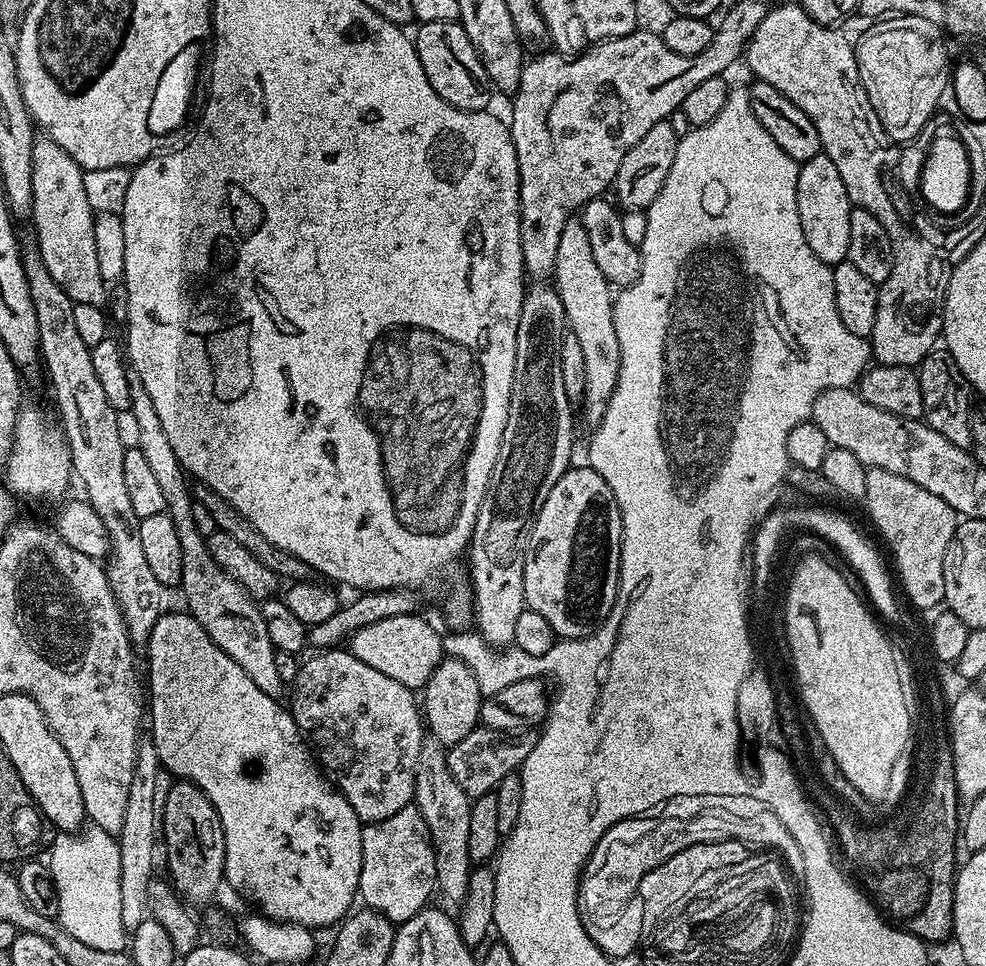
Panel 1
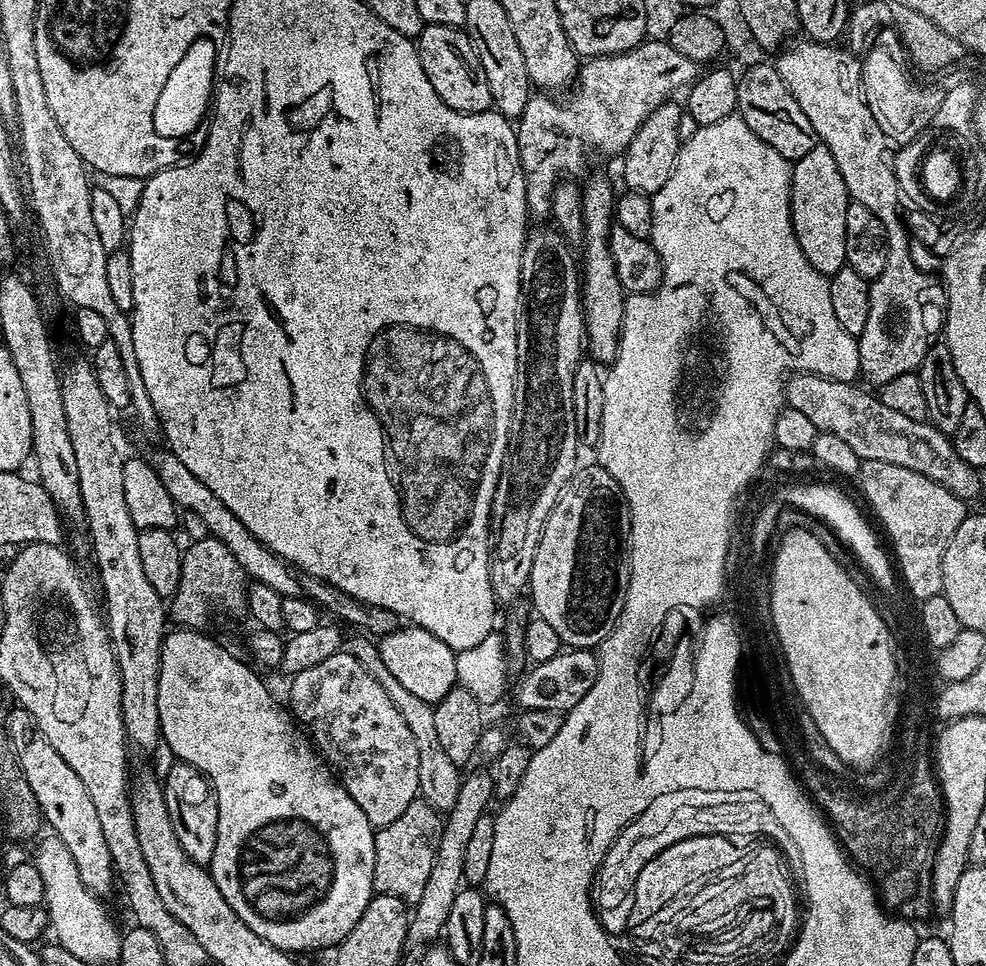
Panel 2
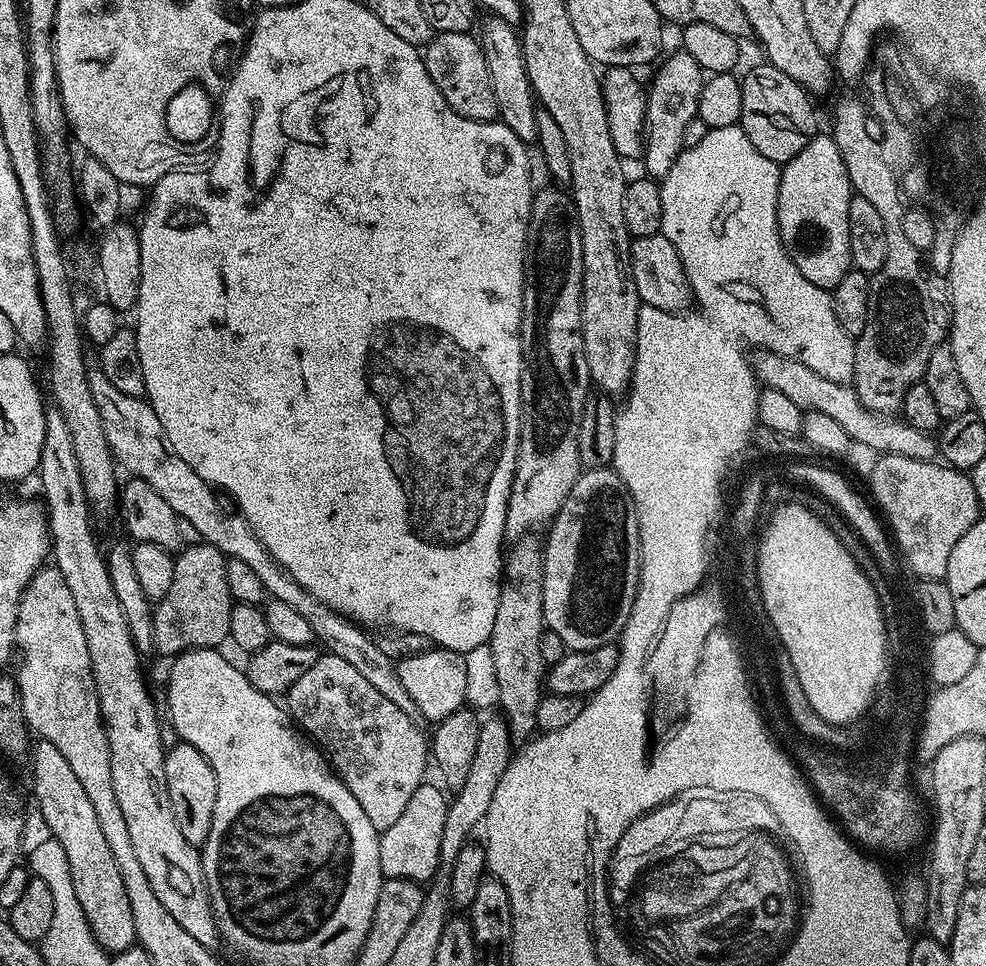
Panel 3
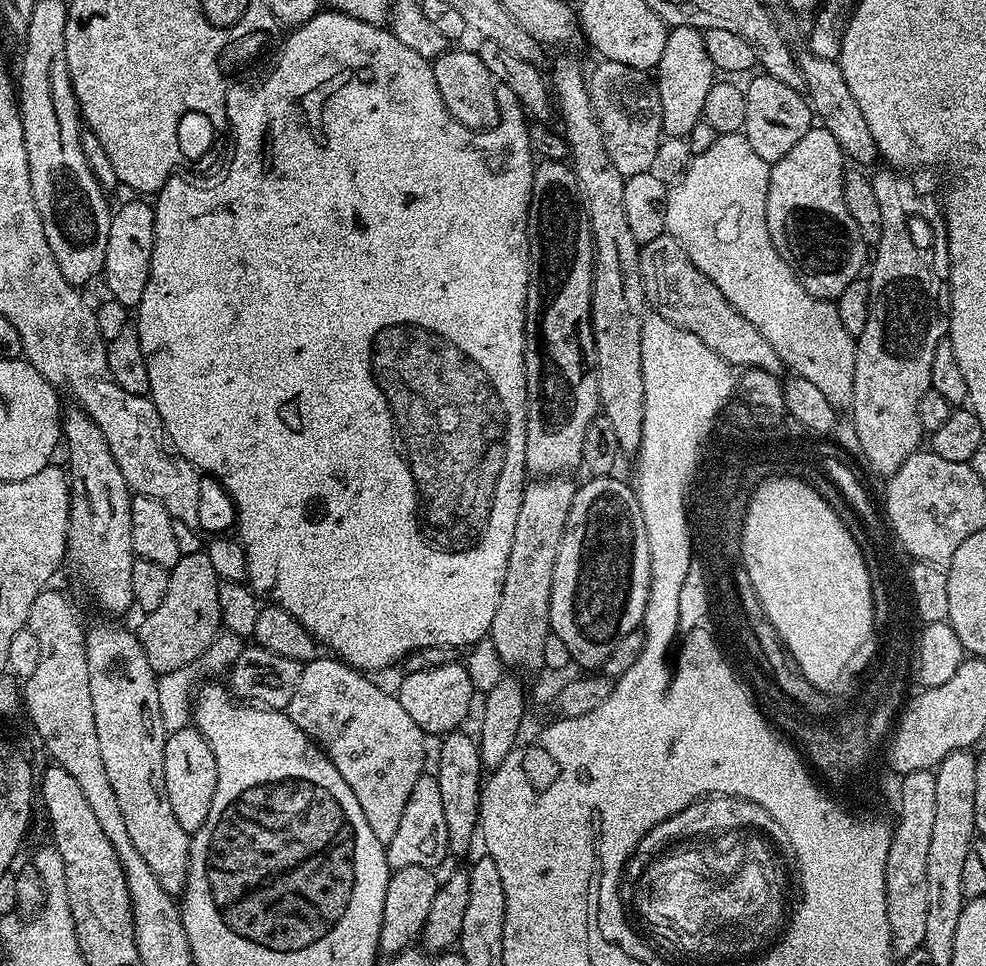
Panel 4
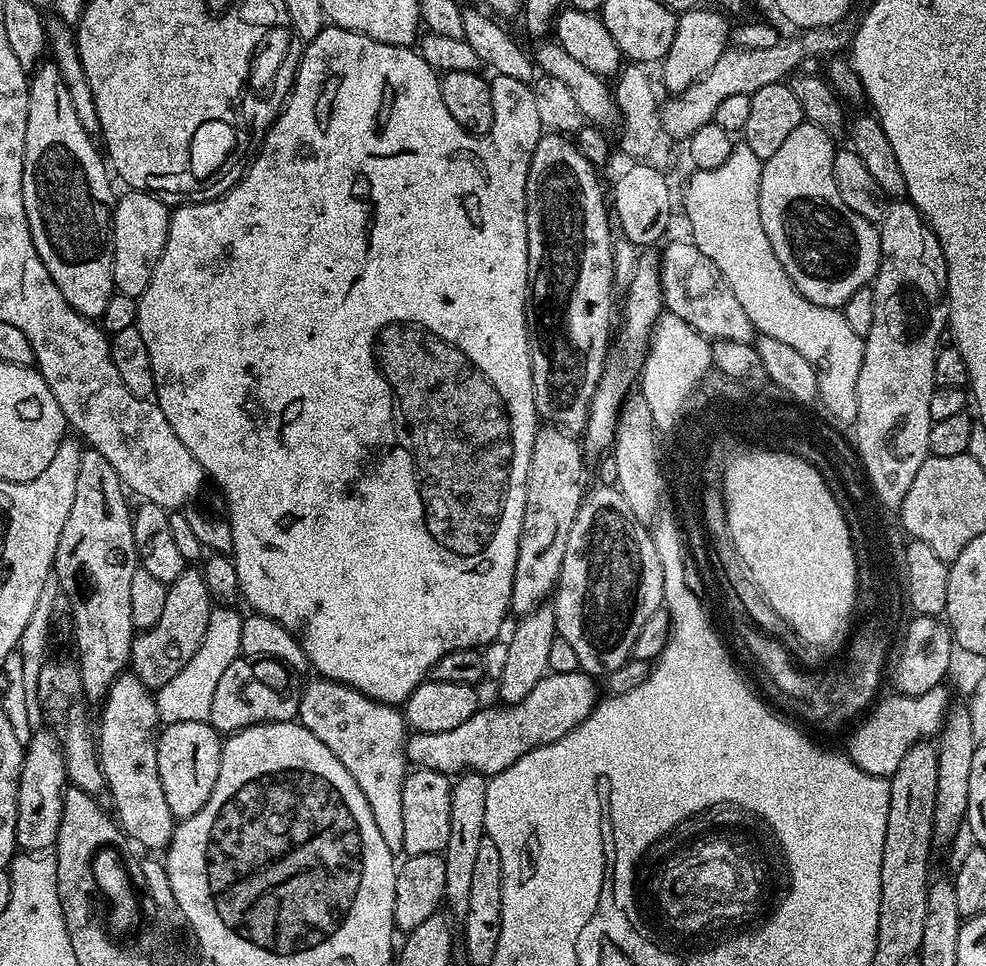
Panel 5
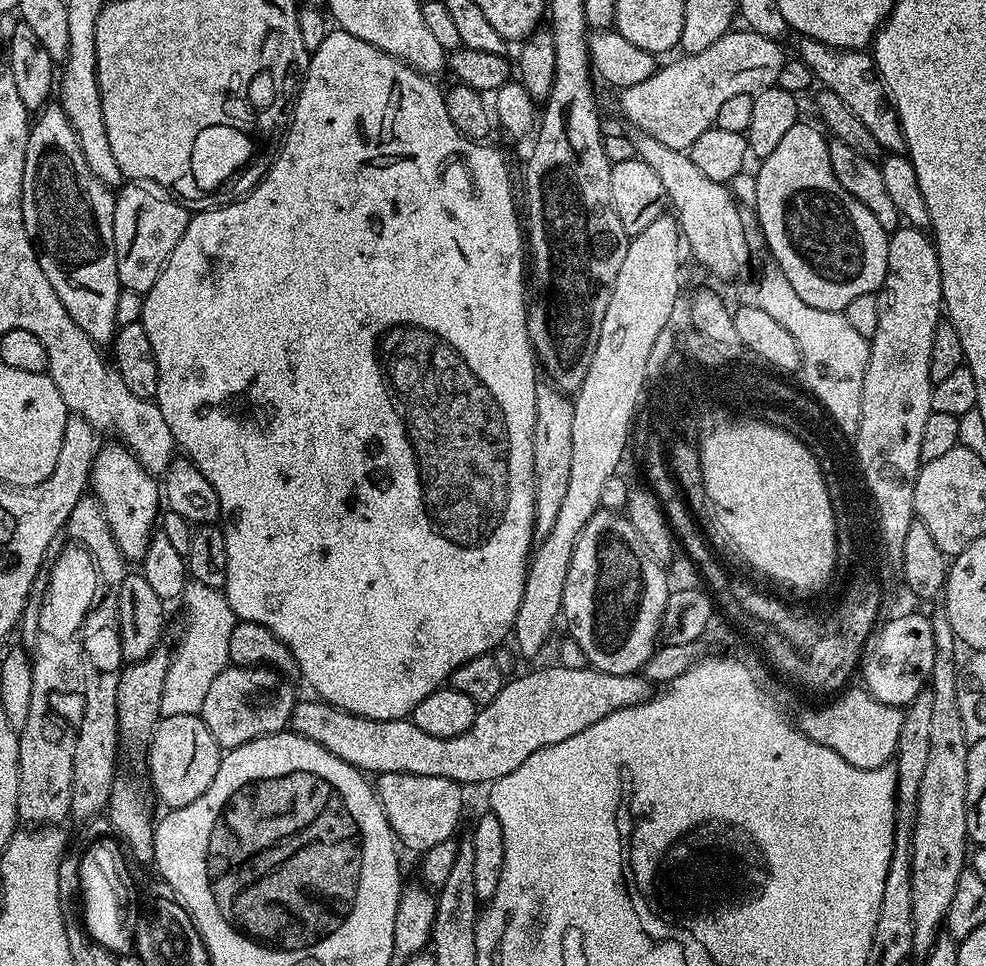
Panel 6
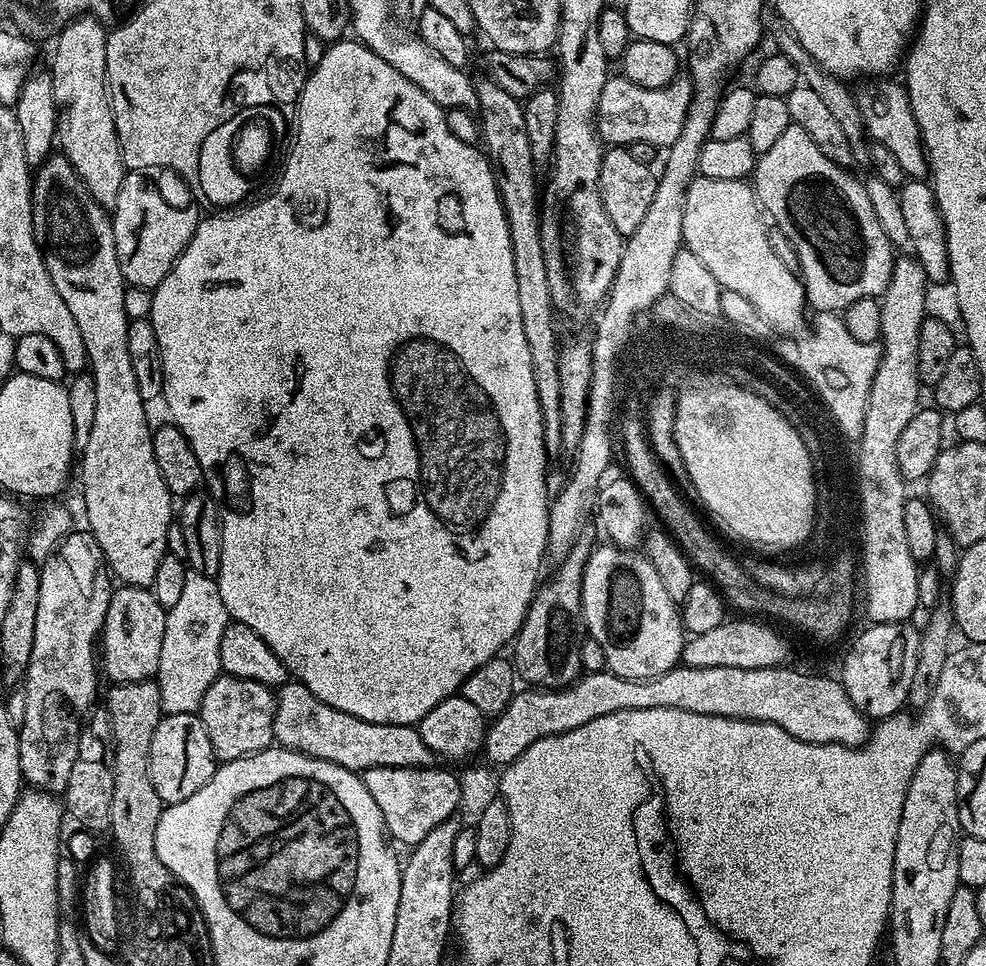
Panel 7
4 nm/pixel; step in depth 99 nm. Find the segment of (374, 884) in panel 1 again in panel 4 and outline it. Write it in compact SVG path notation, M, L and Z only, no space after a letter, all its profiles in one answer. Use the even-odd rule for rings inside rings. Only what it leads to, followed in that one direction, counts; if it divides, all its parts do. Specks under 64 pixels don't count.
M425 774L418 778L418 782L414 782L414 790L410 790L410 798L406 801L406 810L402 810L402 823L398 825L394 838L390 838L386 851L388 867L392 870L406 866L436 870L444 859L449 859L446 810L442 810L442 798L435 775Z

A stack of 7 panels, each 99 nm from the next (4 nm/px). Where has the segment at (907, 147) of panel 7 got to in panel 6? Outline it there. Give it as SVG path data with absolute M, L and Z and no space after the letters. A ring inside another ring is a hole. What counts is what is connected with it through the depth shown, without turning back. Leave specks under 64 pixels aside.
M809 36L799 37L797 41L797 57L809 67L813 77L818 82L820 80L827 91L836 94L850 110L854 111L866 130L877 139L881 149L892 154L903 153L905 147L902 126L883 85L879 82L871 55L863 49L832 47Z

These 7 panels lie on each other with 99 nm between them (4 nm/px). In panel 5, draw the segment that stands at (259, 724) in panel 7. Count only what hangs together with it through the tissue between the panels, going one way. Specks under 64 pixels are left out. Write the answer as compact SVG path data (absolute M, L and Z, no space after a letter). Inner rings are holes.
M239 658L226 666L215 687L207 723L221 734L241 732L252 724L295 721L300 711L301 689L296 688L293 673L277 660Z

